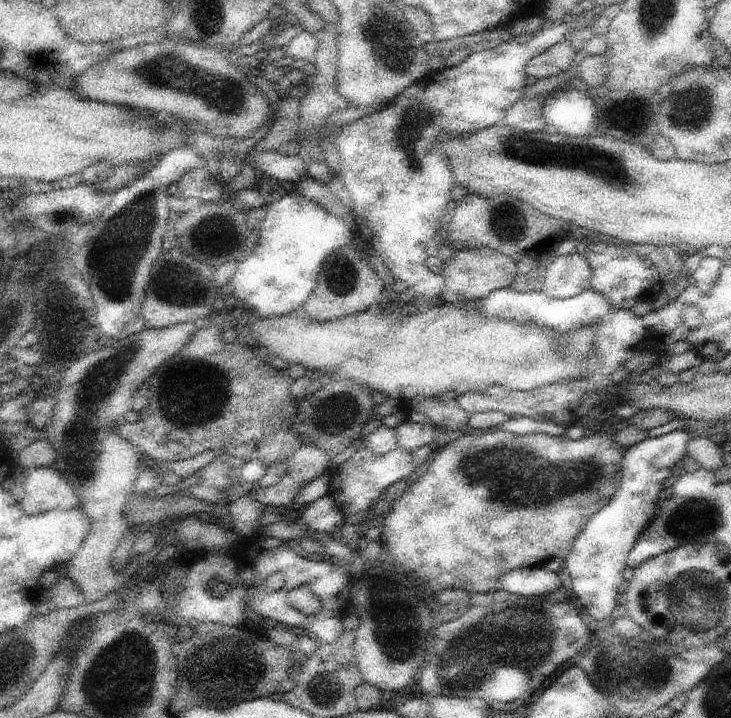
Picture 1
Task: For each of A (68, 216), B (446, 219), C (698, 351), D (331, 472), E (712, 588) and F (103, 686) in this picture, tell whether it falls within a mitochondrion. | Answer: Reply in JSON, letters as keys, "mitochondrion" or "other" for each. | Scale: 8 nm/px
{"A":"mitochondrion","B":"other","C":"other","D":"other","E":"other","F":"mitochondrion"}

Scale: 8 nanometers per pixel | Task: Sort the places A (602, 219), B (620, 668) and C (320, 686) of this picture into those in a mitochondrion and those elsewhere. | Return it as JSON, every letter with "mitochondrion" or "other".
{"A":"other","B":"mitochondrion","C":"mitochondrion"}

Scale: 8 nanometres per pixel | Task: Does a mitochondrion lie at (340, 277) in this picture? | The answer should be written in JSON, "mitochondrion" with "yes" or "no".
{"mitochondrion":"yes"}

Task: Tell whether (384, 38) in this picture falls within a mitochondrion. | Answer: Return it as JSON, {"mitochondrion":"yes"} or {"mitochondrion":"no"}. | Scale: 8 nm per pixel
{"mitochondrion":"yes"}

